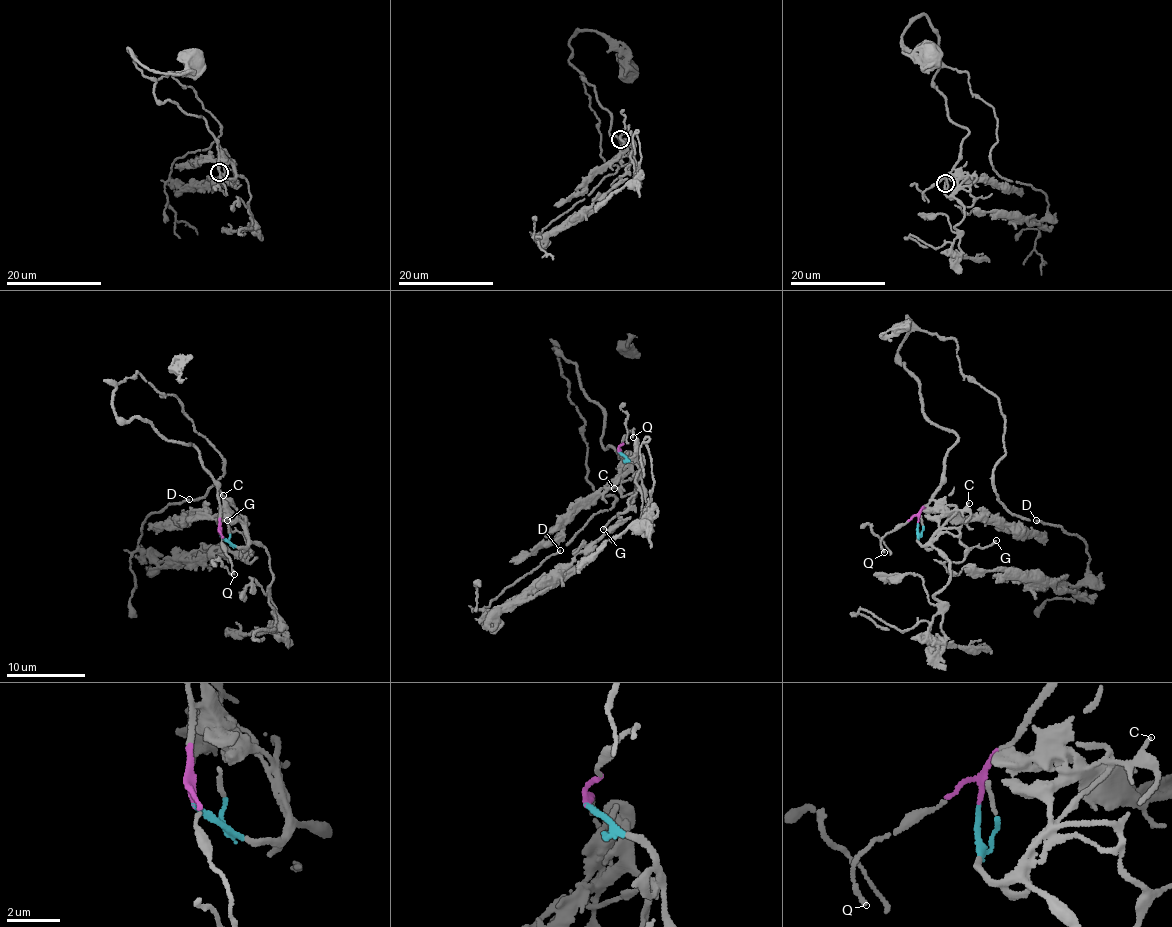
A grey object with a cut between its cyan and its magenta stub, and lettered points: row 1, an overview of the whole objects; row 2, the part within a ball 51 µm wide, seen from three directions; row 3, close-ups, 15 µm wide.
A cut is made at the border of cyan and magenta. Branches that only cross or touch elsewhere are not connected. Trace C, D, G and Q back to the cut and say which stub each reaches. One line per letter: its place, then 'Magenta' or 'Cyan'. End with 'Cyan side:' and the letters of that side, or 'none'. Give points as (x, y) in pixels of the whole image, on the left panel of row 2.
C: Place: (223, 495). Cyan
D: Place: (189, 499). Cyan
G: Place: (227, 520). Cyan
Q: Place: (234, 574). Magenta
Cyan side: C, D, G

